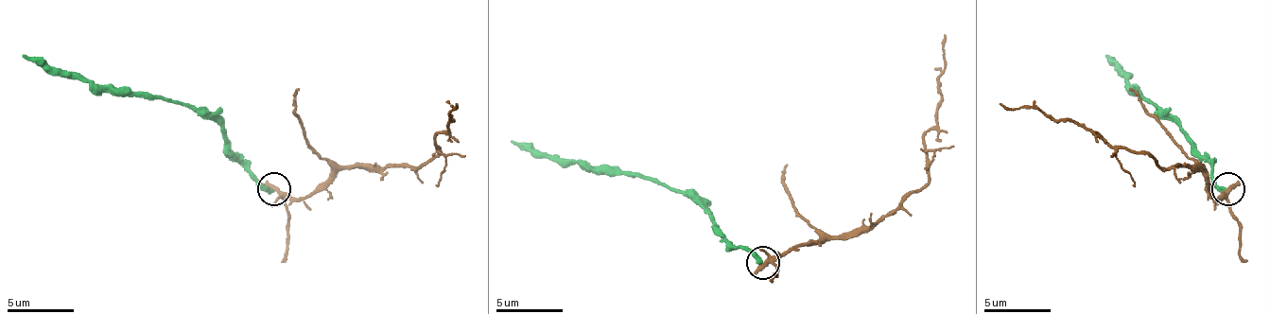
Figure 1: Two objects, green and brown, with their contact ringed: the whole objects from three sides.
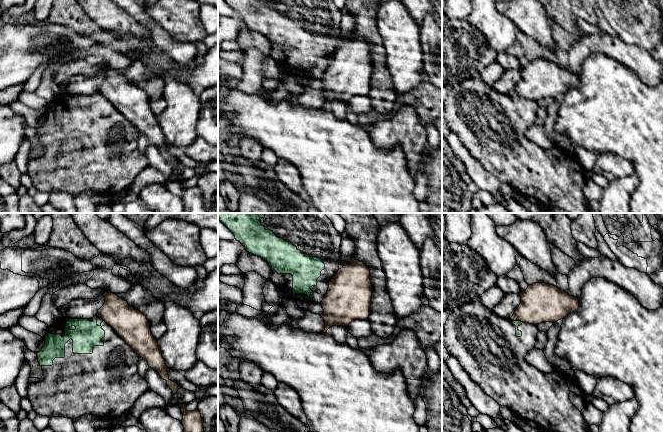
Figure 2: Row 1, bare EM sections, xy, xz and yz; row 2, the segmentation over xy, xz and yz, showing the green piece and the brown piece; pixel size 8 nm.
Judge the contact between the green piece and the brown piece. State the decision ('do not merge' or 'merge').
do not merge

